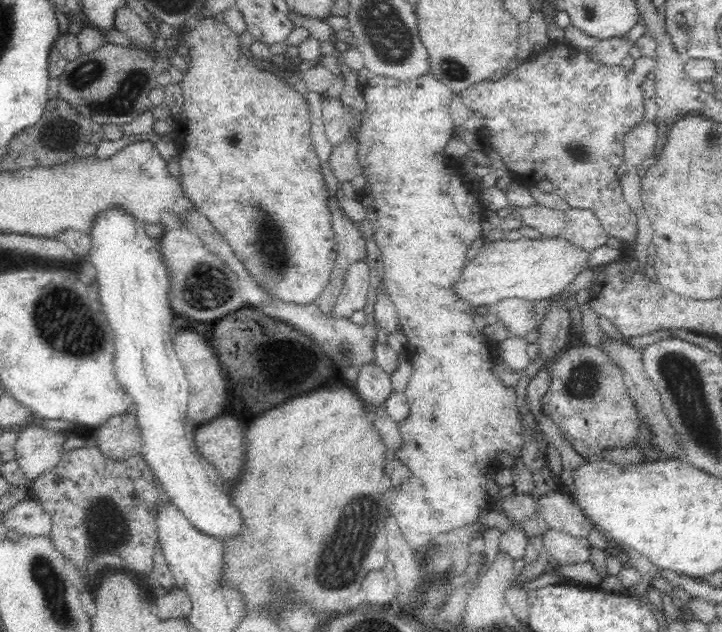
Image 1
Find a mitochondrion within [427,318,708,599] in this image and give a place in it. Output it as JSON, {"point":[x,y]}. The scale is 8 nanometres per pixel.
{"point":[582,381]}

